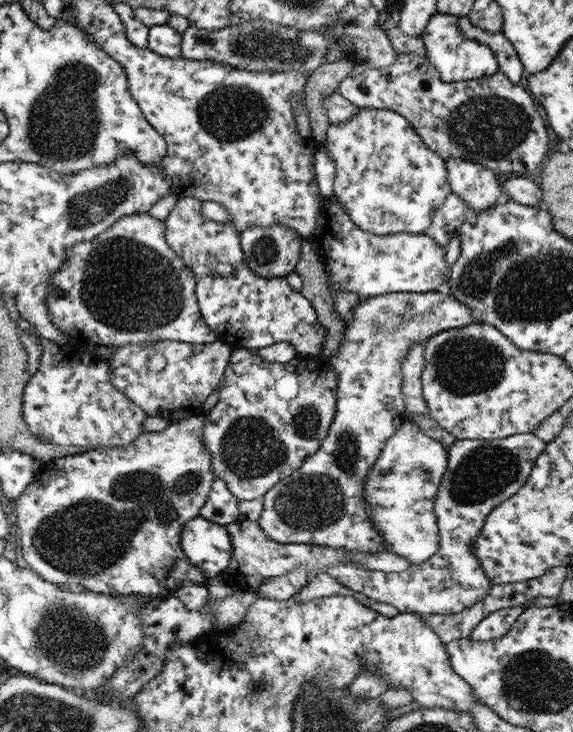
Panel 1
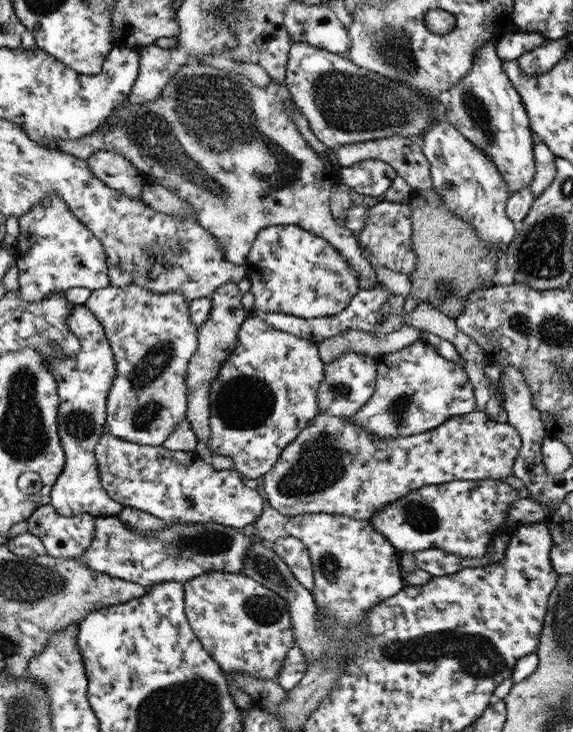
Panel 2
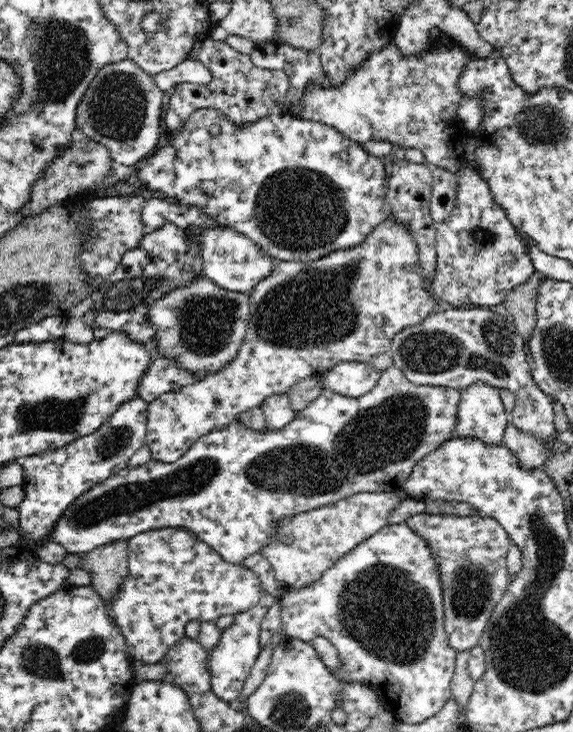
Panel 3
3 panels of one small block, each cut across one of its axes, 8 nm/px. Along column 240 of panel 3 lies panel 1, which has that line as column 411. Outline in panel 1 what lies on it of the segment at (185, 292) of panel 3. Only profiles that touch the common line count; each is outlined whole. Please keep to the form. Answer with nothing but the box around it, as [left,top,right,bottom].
[257,292,473,552]

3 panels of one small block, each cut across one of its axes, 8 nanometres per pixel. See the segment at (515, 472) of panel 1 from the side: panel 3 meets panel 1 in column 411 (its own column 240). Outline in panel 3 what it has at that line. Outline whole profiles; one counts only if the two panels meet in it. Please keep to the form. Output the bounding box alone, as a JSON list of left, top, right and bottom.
[109,527,265,666]

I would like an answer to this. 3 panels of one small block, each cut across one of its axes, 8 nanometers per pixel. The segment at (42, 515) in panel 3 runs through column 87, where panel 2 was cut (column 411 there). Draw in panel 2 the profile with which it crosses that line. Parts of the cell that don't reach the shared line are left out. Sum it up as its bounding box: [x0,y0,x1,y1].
[260,410,521,521]

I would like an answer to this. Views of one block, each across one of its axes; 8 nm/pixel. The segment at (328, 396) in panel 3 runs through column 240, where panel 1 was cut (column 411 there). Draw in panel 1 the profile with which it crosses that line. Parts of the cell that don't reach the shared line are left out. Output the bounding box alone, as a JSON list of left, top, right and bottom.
[363,420,447,564]

